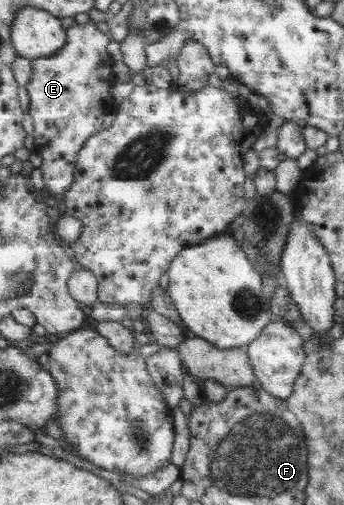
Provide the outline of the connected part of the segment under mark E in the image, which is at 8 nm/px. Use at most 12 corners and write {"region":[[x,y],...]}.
{"region":[[68,27],[32,59],[28,113],[47,194],[117,106],[110,34]]}

